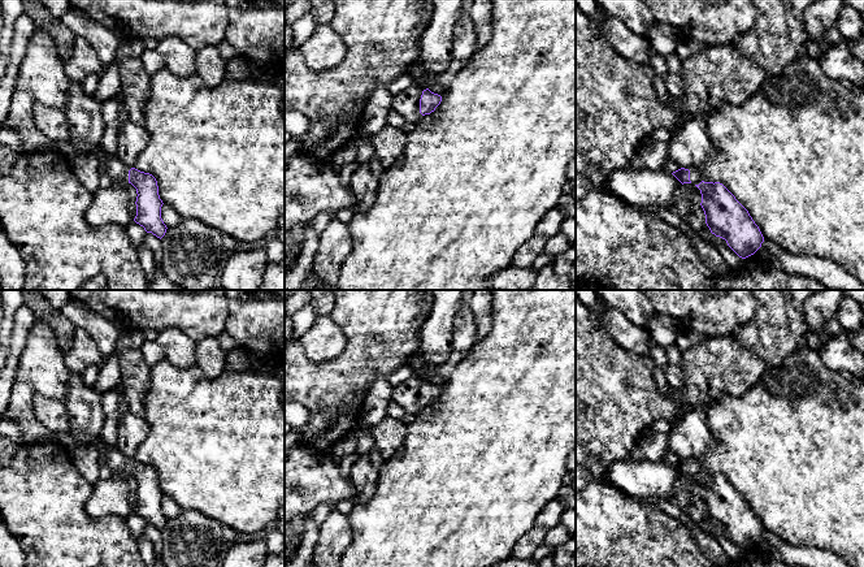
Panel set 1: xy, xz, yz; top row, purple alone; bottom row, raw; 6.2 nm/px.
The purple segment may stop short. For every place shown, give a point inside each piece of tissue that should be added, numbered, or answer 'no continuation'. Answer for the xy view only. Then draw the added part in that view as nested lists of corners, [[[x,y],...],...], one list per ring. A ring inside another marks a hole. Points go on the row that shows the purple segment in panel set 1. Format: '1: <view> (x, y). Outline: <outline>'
1: xy (116, 169). Outline: [[[100,146],[92,155],[99,159],[100,166],[103,166],[107,174],[110,177],[114,185],[127,185],[129,183],[129,168],[117,157],[104,152]]]

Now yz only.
1: yz (695, 178). Outline: [[[695,168],[689,169],[690,170],[690,181],[692,185],[699,185],[702,182],[702,176]]]

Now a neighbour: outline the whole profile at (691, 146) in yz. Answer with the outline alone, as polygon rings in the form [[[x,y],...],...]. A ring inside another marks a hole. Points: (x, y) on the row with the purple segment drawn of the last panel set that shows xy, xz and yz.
[[[711,111],[682,124],[681,130],[668,140],[668,156],[681,168],[696,168],[711,156],[713,143],[707,127]]]

